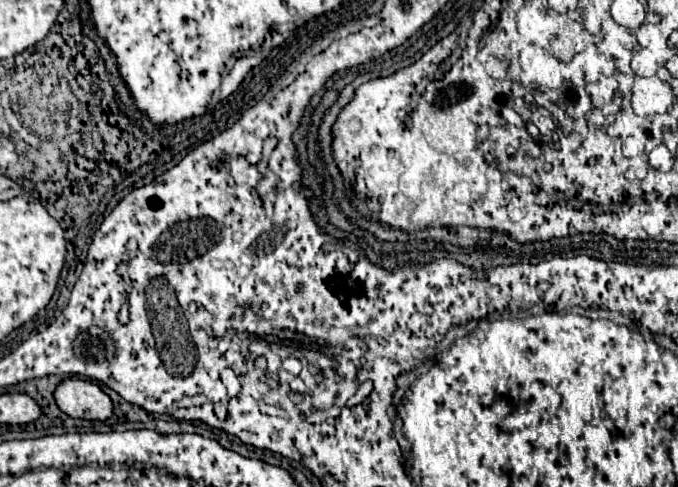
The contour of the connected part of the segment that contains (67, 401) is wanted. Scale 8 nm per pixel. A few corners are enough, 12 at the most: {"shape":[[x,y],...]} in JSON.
{"shape":[[66,378],[54,400],[72,418],[106,420],[112,400],[98,384]]}

